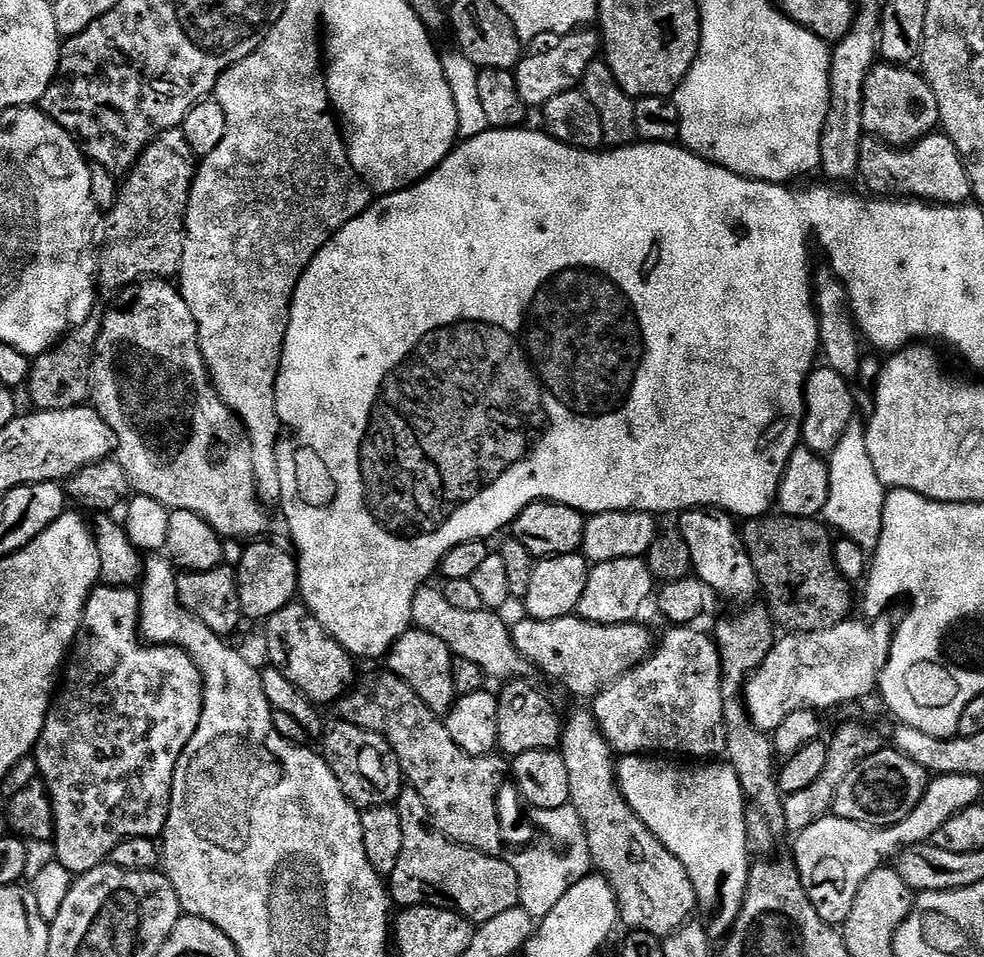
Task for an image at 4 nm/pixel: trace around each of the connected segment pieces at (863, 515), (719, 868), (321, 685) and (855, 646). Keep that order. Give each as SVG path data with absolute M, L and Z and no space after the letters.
M853 422L846 426L842 438L834 446L827 457L830 474L830 498L822 513L823 523L835 530L841 537L858 542L864 551L875 553L882 534L882 510L886 489L878 478L878 470L874 470L874 461L870 458L870 450L866 450L865 425Z
M624 754L619 757L616 765L616 782L620 786L620 795L628 803L630 810L660 839L662 846L666 846L666 850L670 850L670 854L674 854L674 858L678 858L678 862L682 862L682 866L686 866L686 874L690 874L690 882L694 882L699 915L705 916L703 919L706 921L708 935L713 941L723 941L729 930L734 926L734 922L742 910L750 867L750 857L748 855L748 847L746 846L746 818L744 817L746 797L742 786L738 782L738 774L734 774L734 770L729 768L727 763L724 762L673 762L671 759L657 758L652 754Z
M293 602L286 605L282 610L278 610L278 614L269 618L263 628L264 640L268 643L267 663L273 668L282 670L282 674L286 674L286 678L290 678L290 682L294 682L294 686L298 686L298 690L302 690L302 694L306 694L306 698L310 698L313 704L317 706L335 705L336 701L341 700L353 687L354 681L357 679L357 661L335 638L325 632L304 603Z
M849 618L843 620L841 624L836 628L831 628L830 630L818 630L817 632L793 632L791 634L784 634L773 643L770 654L766 658L766 662L762 662L762 666L758 671L756 671L749 679L748 684L744 687L742 693L742 703L749 715L749 717L754 722L754 726L758 726L763 732L769 734L775 733L778 726L782 726L782 722L785 718L790 718L790 714L795 712L803 712L805 710L821 710L820 708L836 708L839 704L848 704L851 700L860 700L863 696L868 696L877 691L880 675L882 670L886 666L888 661L888 655L892 649L892 634L894 631L893 625L889 624L888 621L876 620L872 625L863 624L862 621L856 620L857 618Z

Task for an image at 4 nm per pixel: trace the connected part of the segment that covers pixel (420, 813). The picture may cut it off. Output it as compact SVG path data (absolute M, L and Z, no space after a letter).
M410 786L400 789L395 808L402 822L402 854L398 854L398 866L390 877L390 900L401 909L419 904L435 904L453 908L479 926L490 922L506 910L520 907L520 887L514 866L500 856L487 856L453 840L432 827L428 819L426 802Z

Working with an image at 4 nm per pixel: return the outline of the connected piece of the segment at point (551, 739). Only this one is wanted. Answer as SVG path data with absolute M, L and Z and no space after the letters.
M521 678L505 683L498 692L498 748L505 757L526 754L526 750L555 749L564 733L565 717L560 708L540 688Z

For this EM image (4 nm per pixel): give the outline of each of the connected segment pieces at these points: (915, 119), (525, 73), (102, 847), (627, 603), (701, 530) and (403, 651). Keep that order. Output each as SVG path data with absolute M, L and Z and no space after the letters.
M877 62L868 71L864 83L862 126L869 137L884 141L893 148L917 144L940 128L938 98L919 71L899 64Z
M577 30L567 36L558 34L538 34L523 49L520 61L517 62L514 75L518 94L529 109L543 109L550 98L558 98L558 94L571 92L583 81L586 66L598 59L602 52L602 41L595 31Z
M97 586L92 589L82 614L80 632L76 635L76 642L70 649L62 679L58 684L58 691L55 693L52 705L48 708L44 729L34 749L39 779L43 780L47 786L54 806L54 826L56 827L54 856L62 866L66 866L66 870L74 874L89 872L105 863L111 857L114 846L118 846L118 842L126 838L146 838L147 836L156 838L163 833L170 810L176 763L182 750L186 750L186 742L190 742L190 738L194 738L194 730L198 730L198 718L202 714L202 702L204 701L204 682L200 679L198 666L194 666L192 659L180 648L146 646L139 630L140 594L136 588Z
M614 558L614 562L593 564L588 570L586 590L582 590L582 602L576 612L584 620L595 624L631 624L644 608L644 603L654 596L654 581L650 566L644 558Z
M690 508L686 512L679 513L678 520L680 520L678 531L690 550L690 562L695 576L702 582L706 582L706 586L717 597L721 596L724 600L733 600L736 604L745 603L744 605L747 605L752 602L747 602L747 600L758 596L758 581L754 566L750 562L750 554L744 549L742 532L737 521L729 513L722 512L718 508Z
M412 626L400 635L398 642L394 642L394 646L388 651L386 668L398 678L402 678L402 682L406 682L406 686L410 686L410 690L414 690L414 694L418 694L418 698L422 698L422 702L426 702L426 706L430 706L436 716L444 718L457 697L454 690L452 657L450 646L446 646L442 638L434 638L434 634Z

